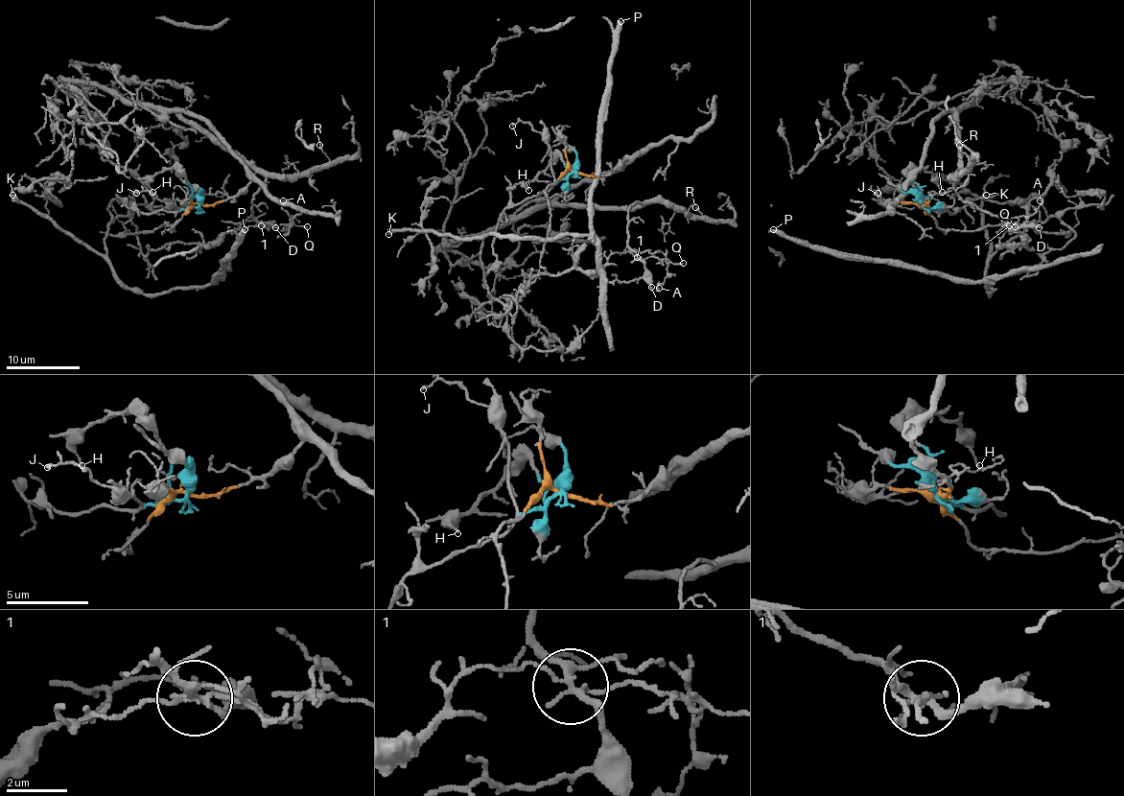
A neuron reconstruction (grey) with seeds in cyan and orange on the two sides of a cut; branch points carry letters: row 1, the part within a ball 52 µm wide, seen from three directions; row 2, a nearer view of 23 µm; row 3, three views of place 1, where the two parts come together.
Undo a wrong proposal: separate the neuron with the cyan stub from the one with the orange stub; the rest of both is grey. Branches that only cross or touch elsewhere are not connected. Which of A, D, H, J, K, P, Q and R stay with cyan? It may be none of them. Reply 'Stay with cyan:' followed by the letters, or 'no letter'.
Stay with cyan: H, J, K, P, Q

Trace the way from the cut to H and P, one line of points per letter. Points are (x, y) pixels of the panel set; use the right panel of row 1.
H: (922, 203), (920, 187), (909, 175), (914, 169), (924, 169), (935, 177), (942, 192)
P: (922, 203), (955, 213), (1002, 194), (1040, 218), (988, 262), (990, 293), (984, 282), (848, 260), (773, 229)

